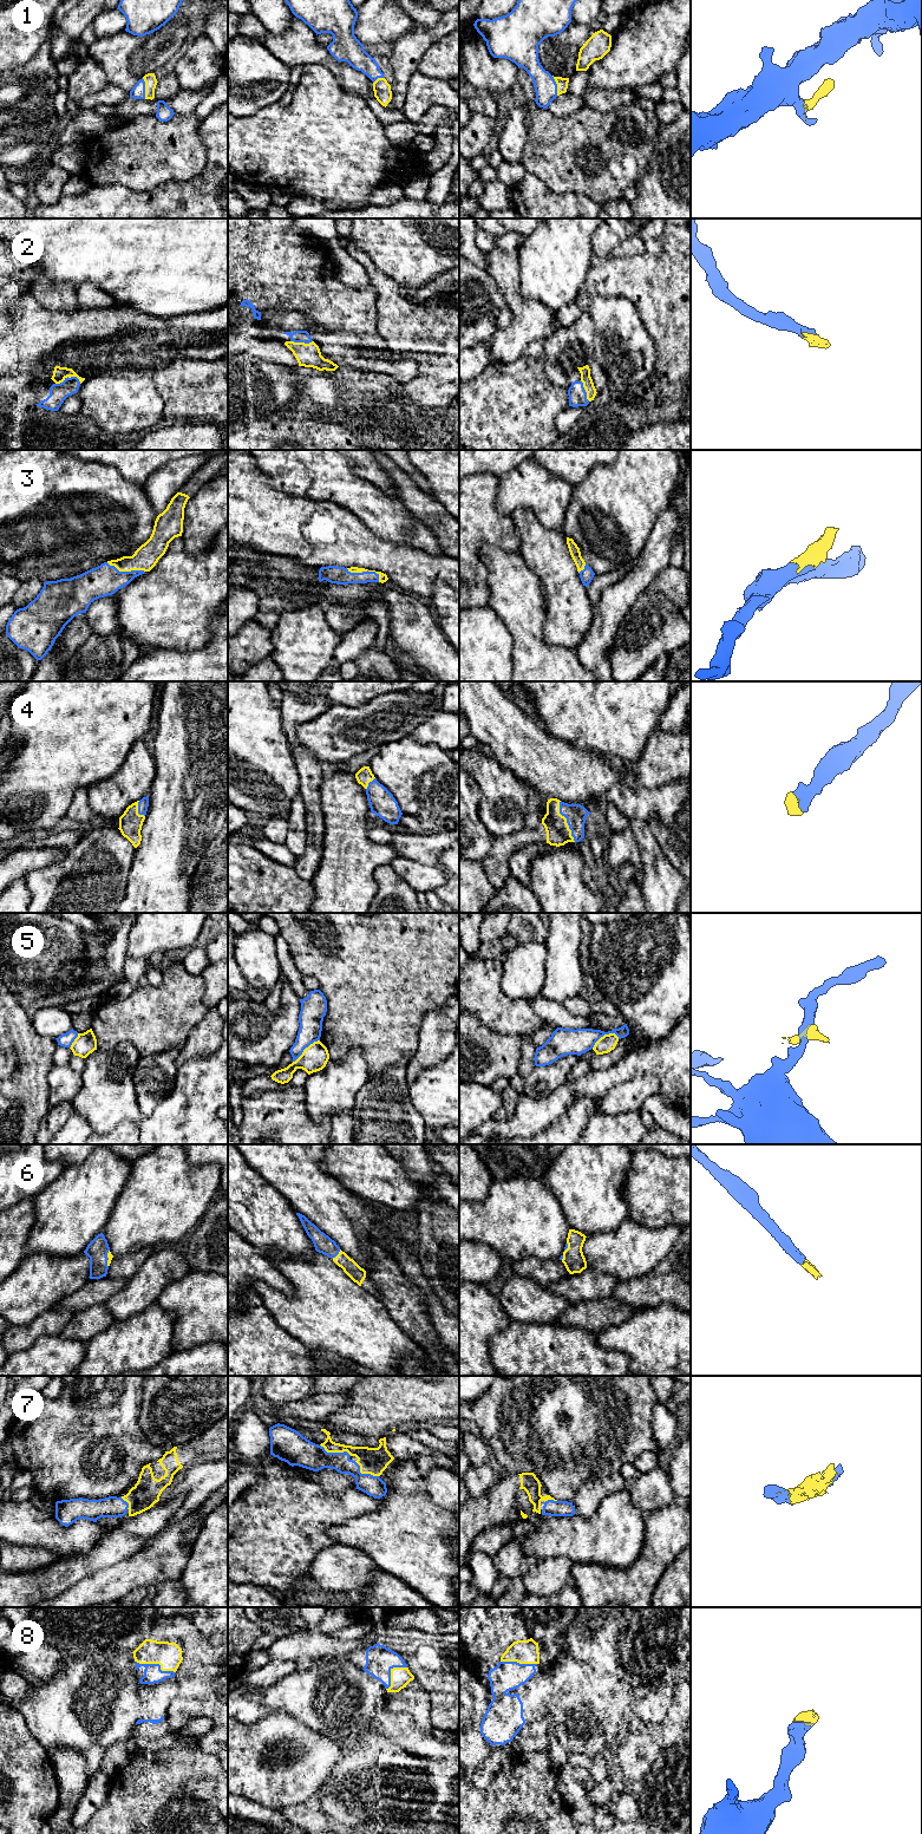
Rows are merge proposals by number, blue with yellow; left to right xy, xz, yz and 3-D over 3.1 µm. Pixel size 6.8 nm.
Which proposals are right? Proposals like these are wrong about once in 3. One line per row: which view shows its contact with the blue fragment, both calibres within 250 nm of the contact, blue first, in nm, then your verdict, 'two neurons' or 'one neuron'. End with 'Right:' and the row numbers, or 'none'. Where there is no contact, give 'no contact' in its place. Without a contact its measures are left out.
1: xy | 100/80 nm | one neuron
2: xy | 130/90 nm | one neuron
3: xz | 130/60 nm | one neuron
4: yz | 140/160 nm | one neuron
5: yz | 180/120 nm | two neurons
6: xz | 120/110 nm | one neuron
7: xz | 200/180 nm | one neuron
8: xy | 130/180 nm | two neurons
Right: 1, 2, 3, 4, 6, 7

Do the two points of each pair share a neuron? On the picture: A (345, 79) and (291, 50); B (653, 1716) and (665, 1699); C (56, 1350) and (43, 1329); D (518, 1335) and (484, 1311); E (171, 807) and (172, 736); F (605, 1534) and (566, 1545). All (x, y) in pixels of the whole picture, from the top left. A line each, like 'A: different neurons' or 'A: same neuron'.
A: same neuron
B: same neuron
C: different neurons
D: different neurons
E: same neuron
F: same neuron

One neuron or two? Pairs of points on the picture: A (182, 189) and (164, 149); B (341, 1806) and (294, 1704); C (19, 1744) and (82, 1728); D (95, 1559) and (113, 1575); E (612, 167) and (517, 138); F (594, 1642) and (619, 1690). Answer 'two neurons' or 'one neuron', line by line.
A: two neurons
B: one neuron
C: two neurons
D: two neurons
E: two neurons
F: two neurons

